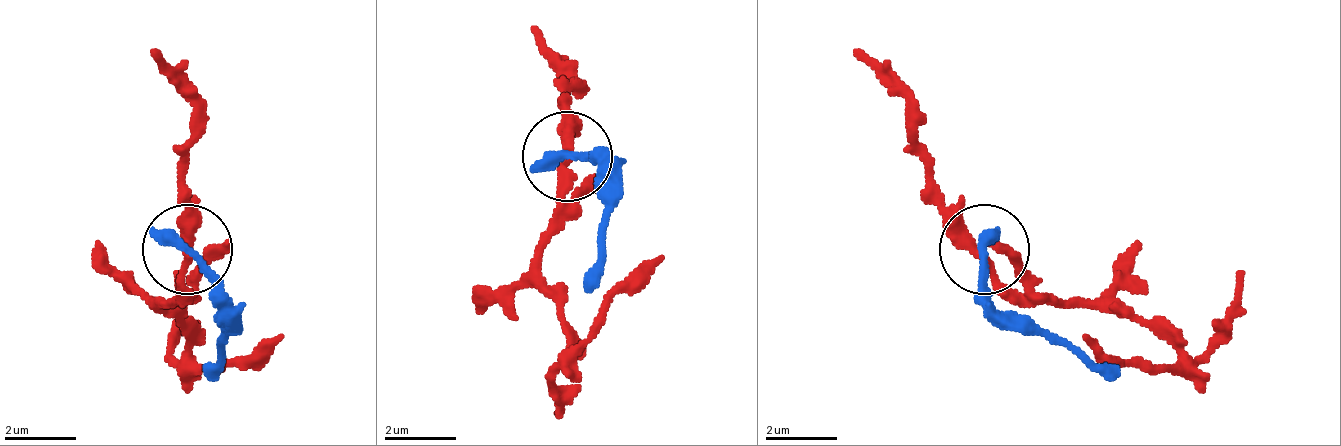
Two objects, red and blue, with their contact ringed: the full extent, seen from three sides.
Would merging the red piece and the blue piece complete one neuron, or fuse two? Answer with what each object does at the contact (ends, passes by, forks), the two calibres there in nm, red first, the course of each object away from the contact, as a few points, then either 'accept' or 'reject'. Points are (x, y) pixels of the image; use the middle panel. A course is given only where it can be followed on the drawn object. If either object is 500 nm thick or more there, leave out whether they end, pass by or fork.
red passes by | blue ends | 280/400 nm | red via (569, 159), (542, 294), (569, 348), (659, 258) | blue via (569, 159), (605, 177), (605, 267), (587, 294) | reject

